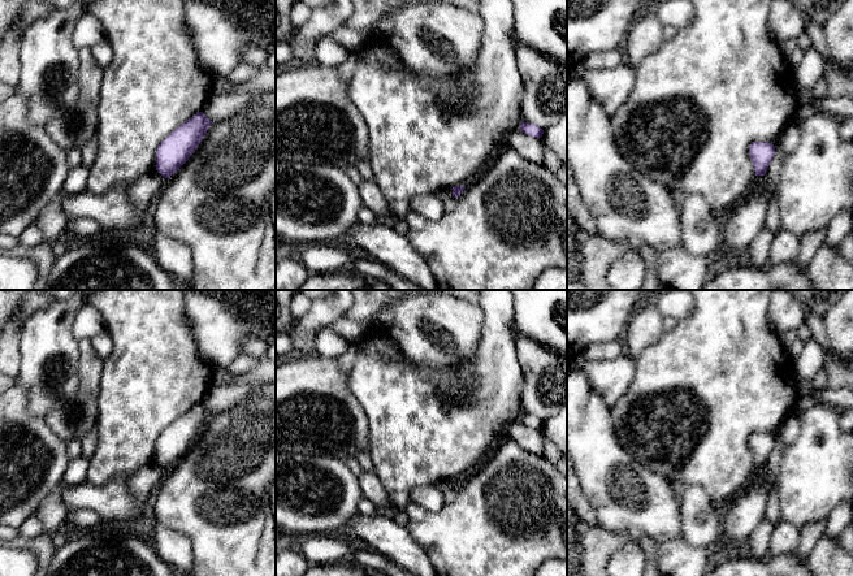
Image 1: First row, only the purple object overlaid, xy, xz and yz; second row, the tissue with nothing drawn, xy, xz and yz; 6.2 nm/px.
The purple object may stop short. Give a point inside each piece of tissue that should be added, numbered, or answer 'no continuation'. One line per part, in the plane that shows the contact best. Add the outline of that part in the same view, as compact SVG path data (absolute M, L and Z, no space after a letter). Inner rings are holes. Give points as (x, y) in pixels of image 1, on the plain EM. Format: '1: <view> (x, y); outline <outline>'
no continuation

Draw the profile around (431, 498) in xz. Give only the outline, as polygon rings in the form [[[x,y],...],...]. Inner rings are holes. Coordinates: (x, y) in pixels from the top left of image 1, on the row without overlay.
[[[416,486],[410,491],[411,501],[430,512],[440,512],[445,507],[443,491],[434,486]]]

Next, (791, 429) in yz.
[[[792,412],[784,423],[781,439],[783,439],[783,449],[787,450],[793,445],[797,436],[800,433],[800,420],[798,416]]]

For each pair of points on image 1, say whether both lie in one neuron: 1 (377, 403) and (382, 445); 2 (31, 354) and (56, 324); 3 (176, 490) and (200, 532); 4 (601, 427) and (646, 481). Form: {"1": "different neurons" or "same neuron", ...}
{"1": "same neuron", "2": "same neuron", "3": "same neuron", "4": "same neuron"}

